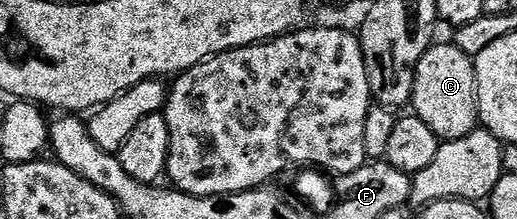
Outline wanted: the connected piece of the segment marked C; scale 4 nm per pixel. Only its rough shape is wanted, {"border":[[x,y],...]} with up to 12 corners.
{"border":[[432,44],[410,105],[443,142],[480,125],[475,59]]}

